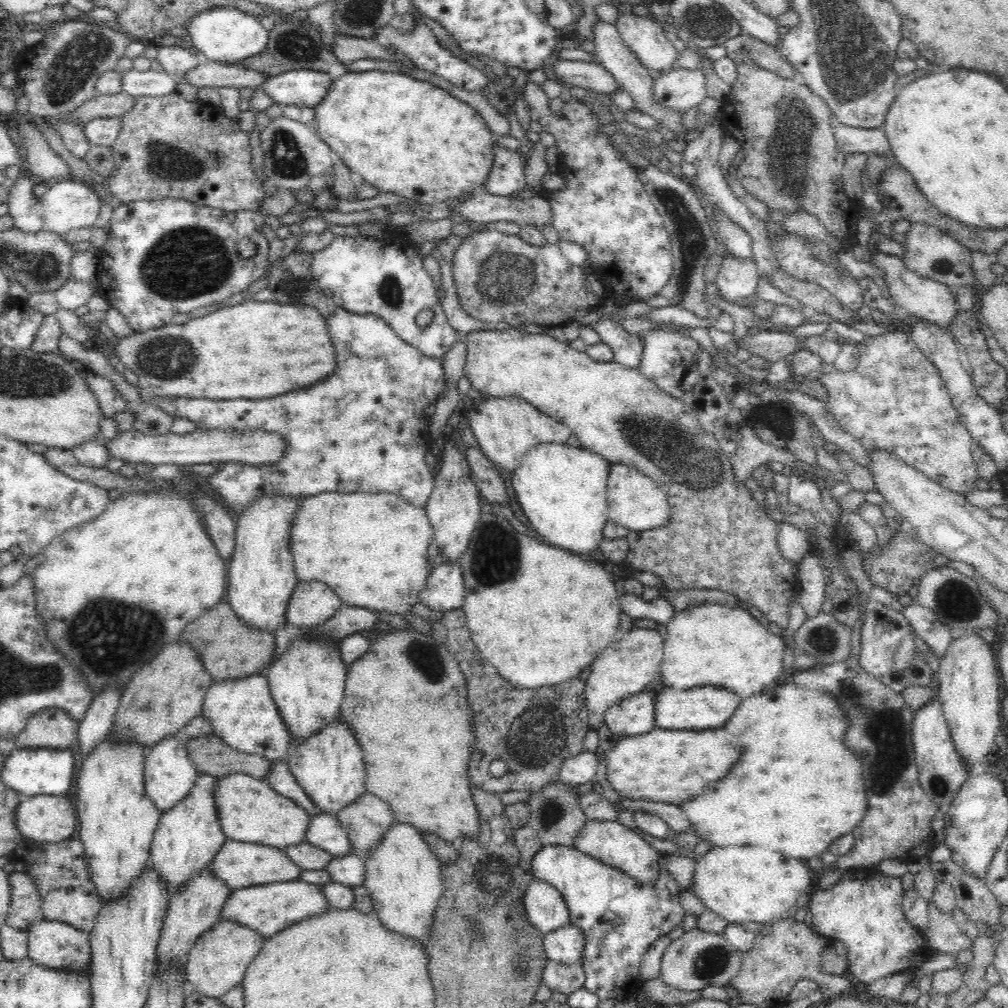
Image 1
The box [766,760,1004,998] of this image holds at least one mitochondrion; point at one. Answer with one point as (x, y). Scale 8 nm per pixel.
(938, 785)

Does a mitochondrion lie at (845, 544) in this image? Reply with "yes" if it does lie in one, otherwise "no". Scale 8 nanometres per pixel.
no

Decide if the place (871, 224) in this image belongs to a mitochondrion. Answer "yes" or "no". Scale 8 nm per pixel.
no

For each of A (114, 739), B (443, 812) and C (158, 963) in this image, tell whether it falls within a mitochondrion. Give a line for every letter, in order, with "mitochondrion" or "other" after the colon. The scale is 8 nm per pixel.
A: other
B: other
C: other

